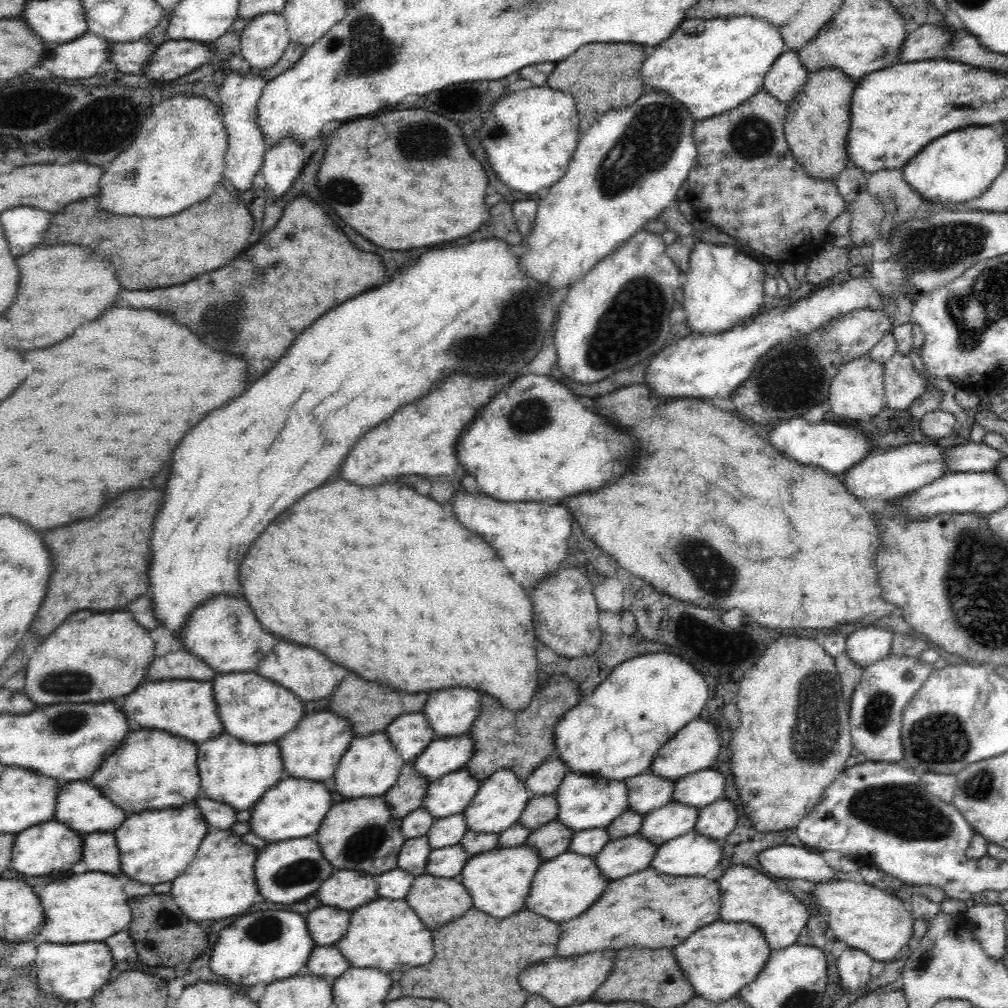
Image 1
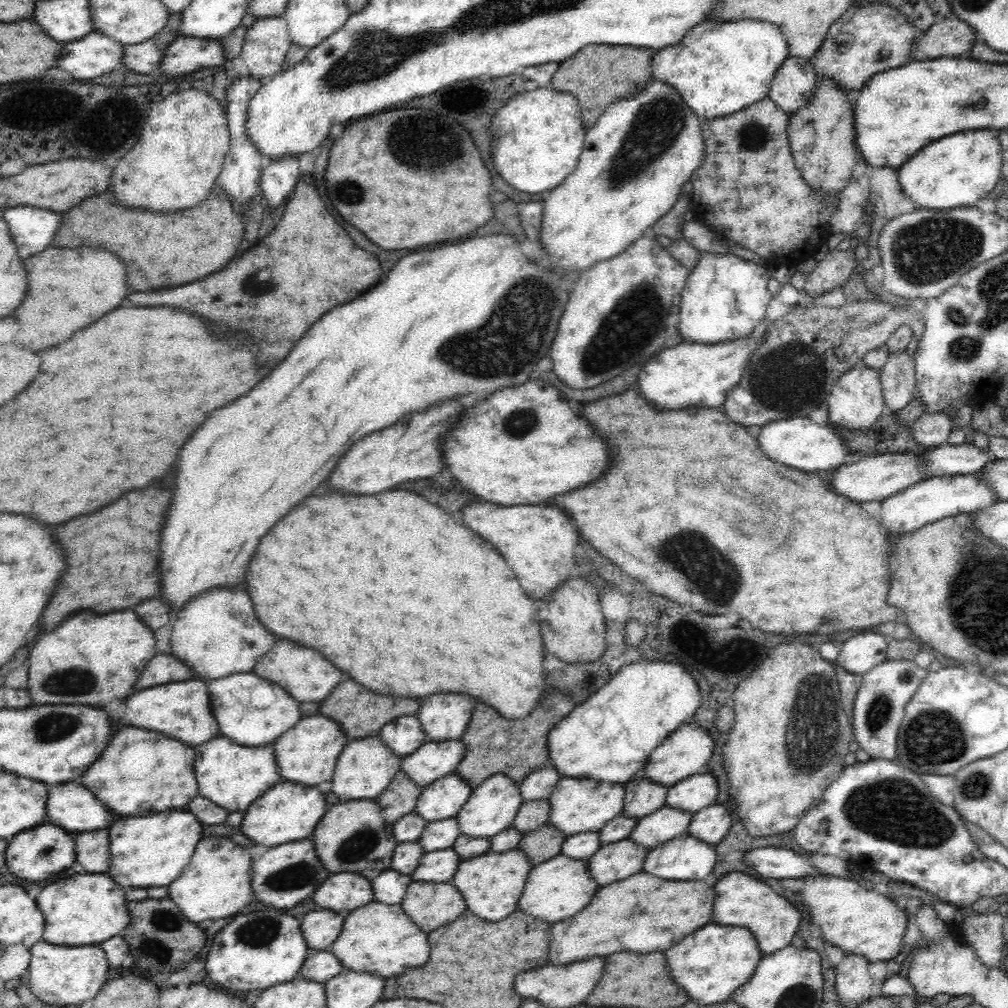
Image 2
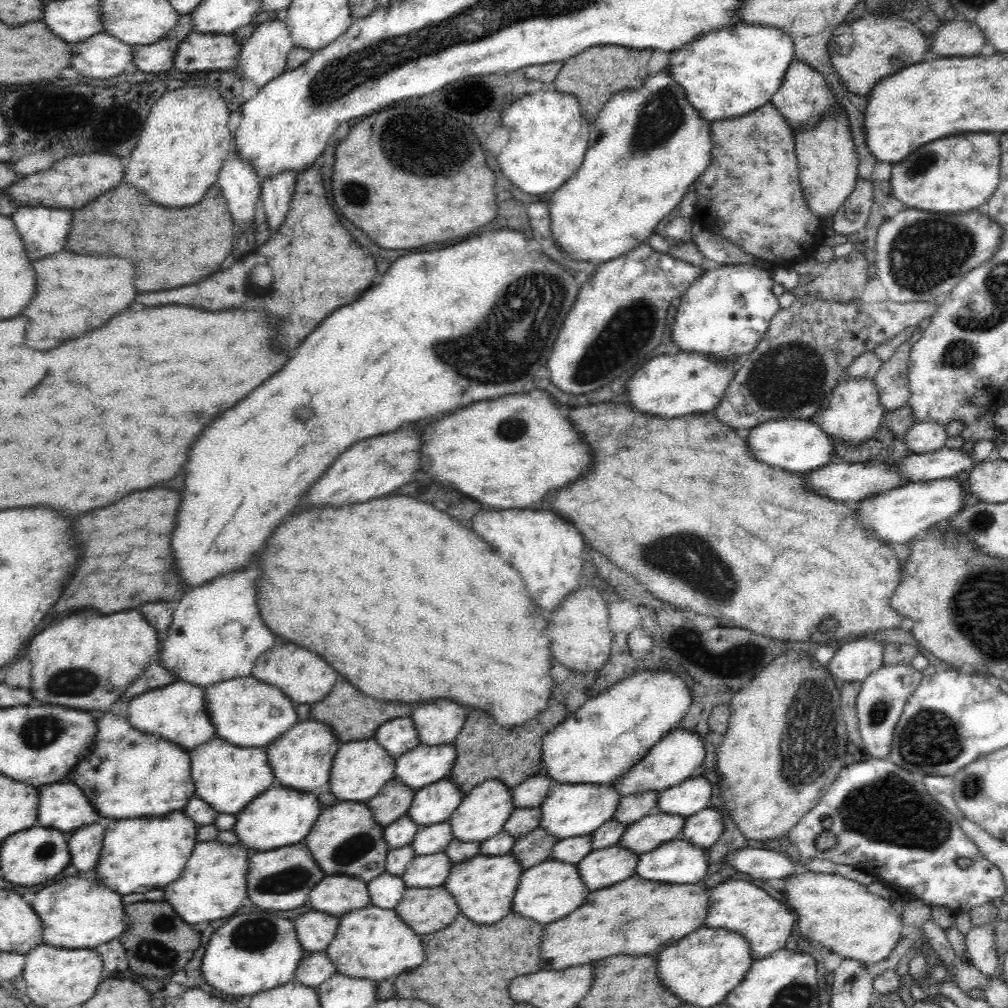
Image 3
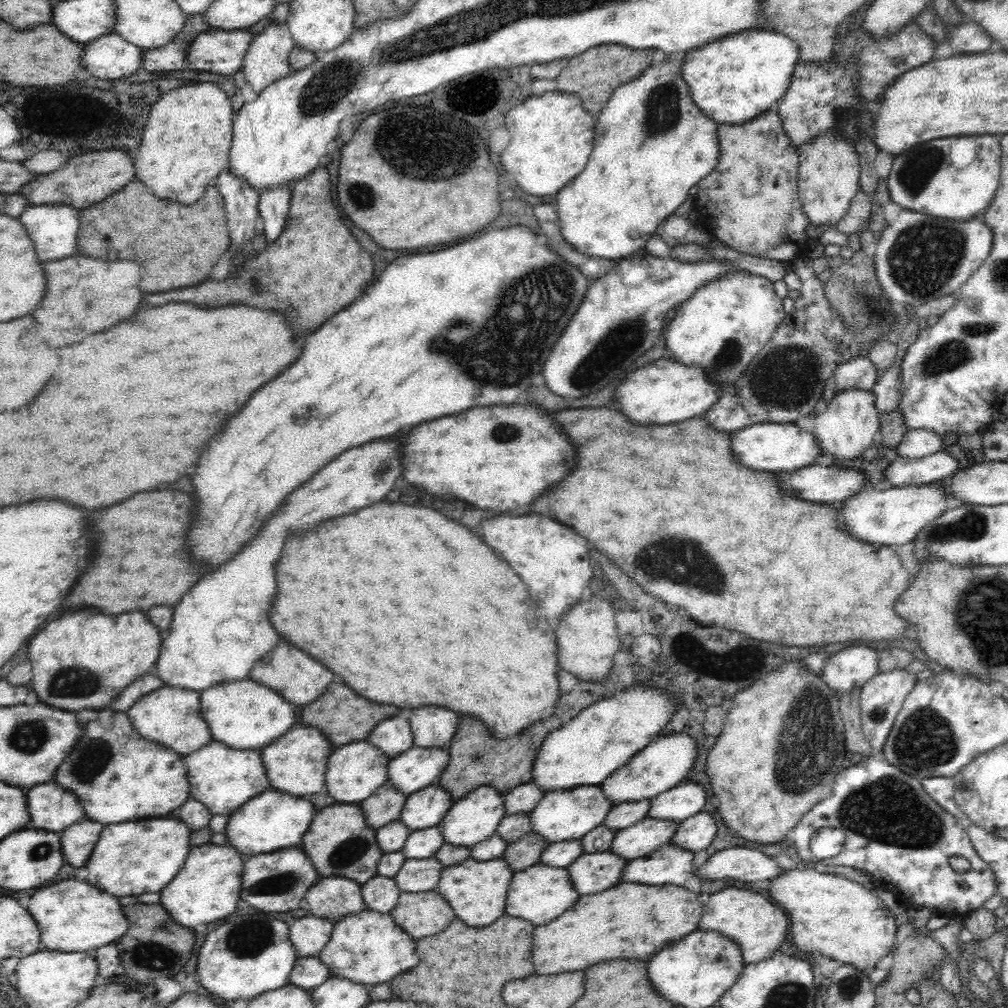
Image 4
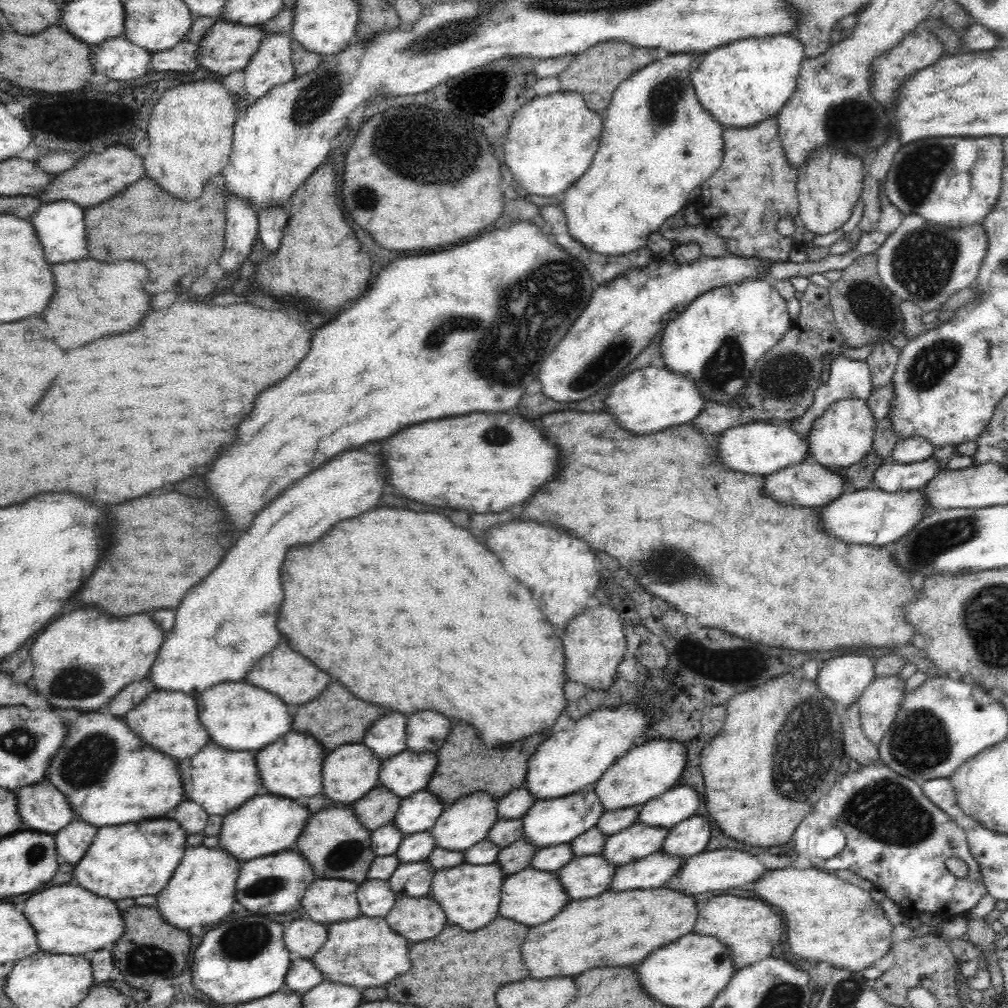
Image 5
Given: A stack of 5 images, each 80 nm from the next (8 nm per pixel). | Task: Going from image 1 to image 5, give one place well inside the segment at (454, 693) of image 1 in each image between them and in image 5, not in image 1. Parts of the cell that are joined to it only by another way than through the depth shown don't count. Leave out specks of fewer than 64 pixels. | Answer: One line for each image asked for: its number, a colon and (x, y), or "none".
2: (443, 718)
3: (438, 722)
4: (431, 727)
5: (426, 732)

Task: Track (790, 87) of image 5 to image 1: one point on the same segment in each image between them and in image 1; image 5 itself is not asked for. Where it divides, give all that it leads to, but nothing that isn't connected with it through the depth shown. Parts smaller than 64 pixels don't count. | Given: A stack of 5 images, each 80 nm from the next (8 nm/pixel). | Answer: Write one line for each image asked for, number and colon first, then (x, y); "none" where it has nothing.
1: (712, 66)
2: (720, 68)
3: (728, 73)
4: (733, 80)

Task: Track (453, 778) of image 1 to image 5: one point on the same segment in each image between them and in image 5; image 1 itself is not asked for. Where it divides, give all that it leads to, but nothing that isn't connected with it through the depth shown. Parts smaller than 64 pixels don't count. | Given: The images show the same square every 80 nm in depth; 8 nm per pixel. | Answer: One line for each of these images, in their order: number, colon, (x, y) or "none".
2: (442, 799)
3: (433, 804)
4: (424, 809)
5: (416, 813)

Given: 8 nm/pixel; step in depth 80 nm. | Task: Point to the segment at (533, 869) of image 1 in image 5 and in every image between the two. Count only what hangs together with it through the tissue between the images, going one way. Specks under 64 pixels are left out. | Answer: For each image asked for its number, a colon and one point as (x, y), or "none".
2: (491, 884)
3: (482, 886)
4: (475, 891)
5: (468, 894)

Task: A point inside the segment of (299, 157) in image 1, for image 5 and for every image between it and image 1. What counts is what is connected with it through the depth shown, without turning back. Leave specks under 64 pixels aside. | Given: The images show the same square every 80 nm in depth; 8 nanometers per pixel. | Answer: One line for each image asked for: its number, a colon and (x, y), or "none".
2: (278, 179)
3: (277, 191)
4: (273, 206)
5: (271, 222)

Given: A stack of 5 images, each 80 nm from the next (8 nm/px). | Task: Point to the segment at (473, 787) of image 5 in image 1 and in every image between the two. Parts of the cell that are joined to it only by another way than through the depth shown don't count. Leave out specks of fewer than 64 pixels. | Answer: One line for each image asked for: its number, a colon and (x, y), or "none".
1: (520, 741)
2: (493, 745)
3: (484, 751)
4: (475, 759)

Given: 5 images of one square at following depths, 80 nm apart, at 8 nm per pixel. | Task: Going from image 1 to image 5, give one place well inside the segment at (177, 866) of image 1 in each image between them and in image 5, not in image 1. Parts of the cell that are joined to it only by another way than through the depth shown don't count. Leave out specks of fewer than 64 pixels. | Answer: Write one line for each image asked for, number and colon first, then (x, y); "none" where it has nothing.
2: (150, 851)
3: (138, 855)
4: (132, 858)
5: (136, 859)

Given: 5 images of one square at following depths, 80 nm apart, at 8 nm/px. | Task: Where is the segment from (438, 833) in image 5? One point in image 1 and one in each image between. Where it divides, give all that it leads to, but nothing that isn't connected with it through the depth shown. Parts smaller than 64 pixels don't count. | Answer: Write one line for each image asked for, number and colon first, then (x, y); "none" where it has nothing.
1: (500, 799)
2: (491, 807)
3: (482, 812)
4: (474, 818)

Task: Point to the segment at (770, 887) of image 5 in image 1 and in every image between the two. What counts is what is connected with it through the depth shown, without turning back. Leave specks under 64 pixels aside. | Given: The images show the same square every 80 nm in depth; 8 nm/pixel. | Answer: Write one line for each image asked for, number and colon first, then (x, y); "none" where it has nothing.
1: (867, 919)
2: (862, 922)
3: (841, 914)
4: (845, 921)

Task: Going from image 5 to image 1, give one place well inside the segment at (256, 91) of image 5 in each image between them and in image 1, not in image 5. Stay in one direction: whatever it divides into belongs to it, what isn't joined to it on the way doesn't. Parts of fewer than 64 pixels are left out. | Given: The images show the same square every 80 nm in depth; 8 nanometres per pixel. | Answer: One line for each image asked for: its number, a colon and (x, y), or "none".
1: (263, 42)
2: (267, 41)
3: (264, 54)
4: (267, 60)

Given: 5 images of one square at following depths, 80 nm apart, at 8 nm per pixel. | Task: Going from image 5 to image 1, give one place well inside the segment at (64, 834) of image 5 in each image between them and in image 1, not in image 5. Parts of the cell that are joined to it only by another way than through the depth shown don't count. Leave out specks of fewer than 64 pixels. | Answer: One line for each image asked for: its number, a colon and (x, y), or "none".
1: (99, 854)
2: (91, 851)
3: (84, 844)
4: (76, 842)

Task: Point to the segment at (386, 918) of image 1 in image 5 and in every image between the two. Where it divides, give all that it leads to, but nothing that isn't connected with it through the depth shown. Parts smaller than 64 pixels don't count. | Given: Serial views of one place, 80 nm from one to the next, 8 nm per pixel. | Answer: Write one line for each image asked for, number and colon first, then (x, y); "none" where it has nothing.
2: (378, 939)
3: (372, 943)
4: (367, 948)
5: (364, 952)

